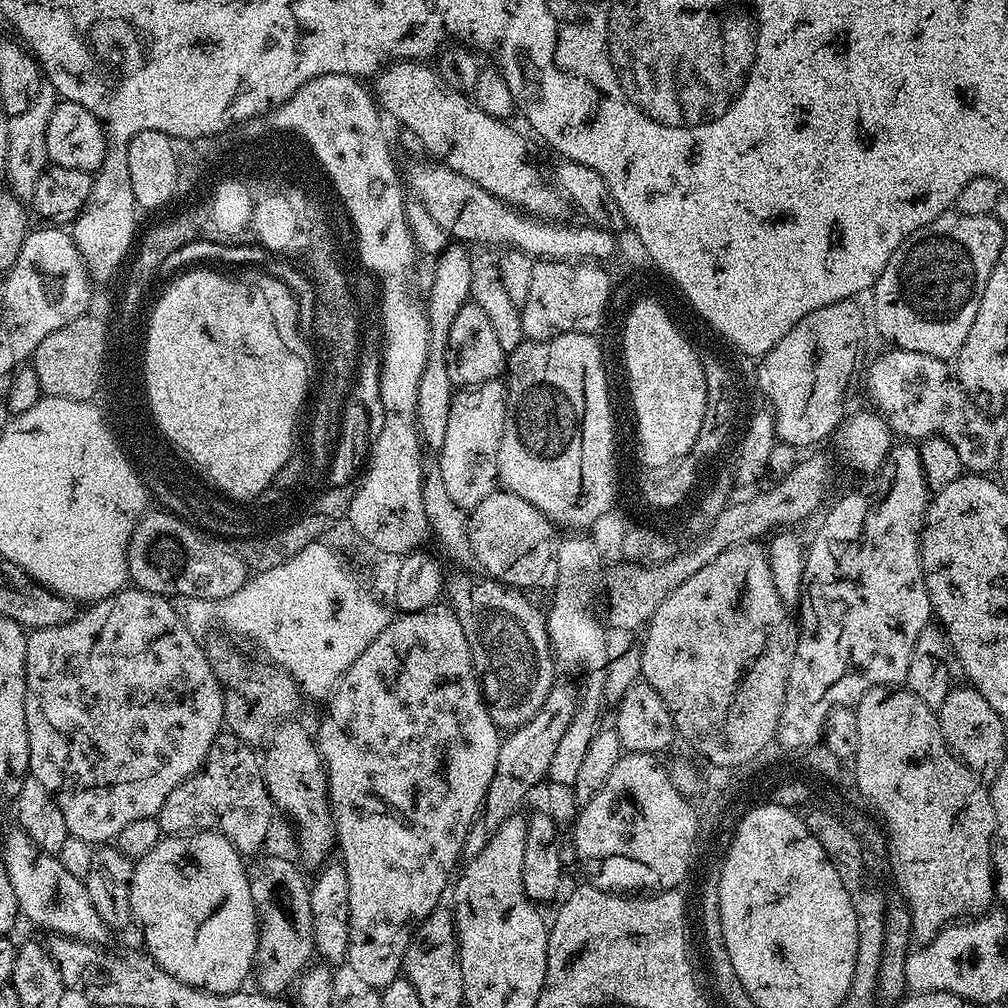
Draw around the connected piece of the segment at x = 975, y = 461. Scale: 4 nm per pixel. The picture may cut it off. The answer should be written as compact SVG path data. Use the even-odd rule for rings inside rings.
M898 347L888 351L892 352L882 353L864 376L871 407L883 416L897 437L919 442L929 436L940 436L958 450L958 458L962 458L969 473L991 473L998 462L1001 429L992 425L991 418L984 413L987 411L981 410L960 385L949 361Z

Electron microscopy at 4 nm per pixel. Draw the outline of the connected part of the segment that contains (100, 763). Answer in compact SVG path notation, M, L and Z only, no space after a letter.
M135 586L125 587L123 592L107 596L87 605L85 610L77 611L76 617L62 626L46 626L34 628L28 632L26 642L26 734L30 734L30 766L31 779L42 782L46 790L50 790L50 798L58 802L58 810L62 810L62 819L66 822L69 836L80 838L91 846L104 846L115 841L118 833L130 822L138 822L138 818L159 817L162 802L166 802L170 792L183 780L193 776L202 765L206 754L210 754L210 746L214 746L214 738L225 727L224 692L220 688L218 678L214 678L214 670L208 661L205 645L178 618L175 603L169 597L159 596Z

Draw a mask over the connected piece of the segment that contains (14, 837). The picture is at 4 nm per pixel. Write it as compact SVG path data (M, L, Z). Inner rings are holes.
M12 826L5 834L2 858L6 862L10 886L14 886L14 898L18 898L23 919L45 928L48 934L69 936L101 946L109 943L110 929L104 925L102 918L98 918L98 910L94 910L94 902L90 902L88 897L87 883L70 874L55 855L41 852L19 826Z

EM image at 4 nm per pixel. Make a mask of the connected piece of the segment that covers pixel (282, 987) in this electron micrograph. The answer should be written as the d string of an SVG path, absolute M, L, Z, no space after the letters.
M260 854L255 857L256 860L247 865L248 870L248 881L250 882L250 898L254 898L254 910L256 911L256 922L258 925L258 931L260 937L258 938L258 942L256 943L256 963L254 965L254 980L256 976L256 980L258 983L259 991L263 992L265 996L280 996L284 994L284 991L287 990L288 987L293 987L294 981L309 967L310 961L308 959L313 959L316 947L314 946L314 918L310 918L310 894L308 893L310 884L306 879L303 880L300 877L301 869L298 867L297 861L295 859L287 860L284 856L264 856L265 854Z

